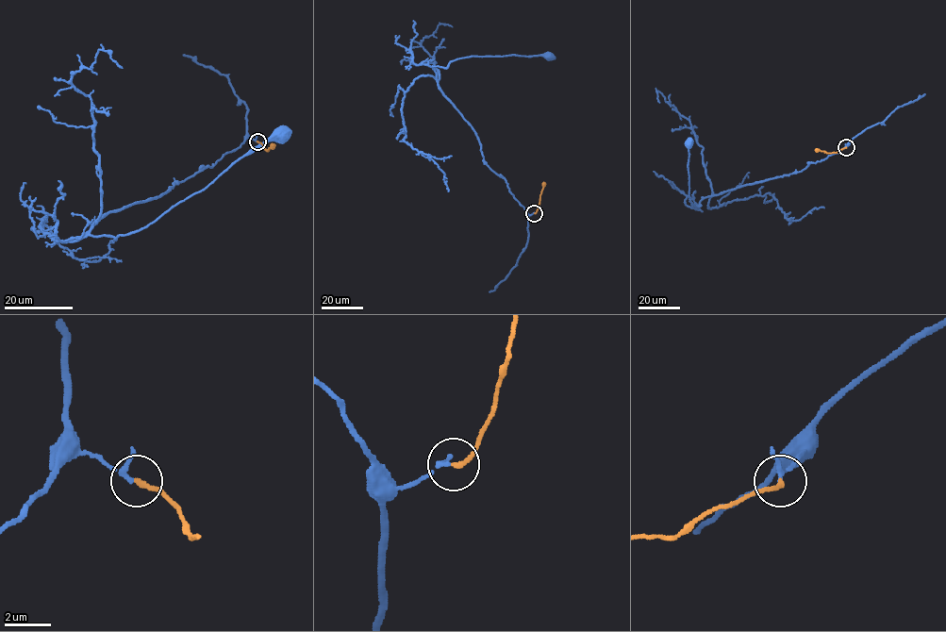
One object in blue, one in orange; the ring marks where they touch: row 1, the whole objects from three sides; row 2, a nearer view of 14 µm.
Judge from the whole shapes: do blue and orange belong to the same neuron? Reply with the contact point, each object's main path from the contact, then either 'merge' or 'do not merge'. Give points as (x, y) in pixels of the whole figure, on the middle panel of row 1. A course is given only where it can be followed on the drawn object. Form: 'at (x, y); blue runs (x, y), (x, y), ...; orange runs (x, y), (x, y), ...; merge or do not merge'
at (534, 213); blue runs (534, 213), (528, 214), (487, 164), (476, 133), (432, 67), (467, 57), (548, 56); orange runs (534, 213), (544, 182); merge

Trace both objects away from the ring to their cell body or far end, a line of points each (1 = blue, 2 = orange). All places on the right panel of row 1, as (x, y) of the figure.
1: (846, 147), (801, 171), (705, 196), (696, 206), (689, 199), (688, 142)
2: (846, 147), (837, 152), (815, 150)

